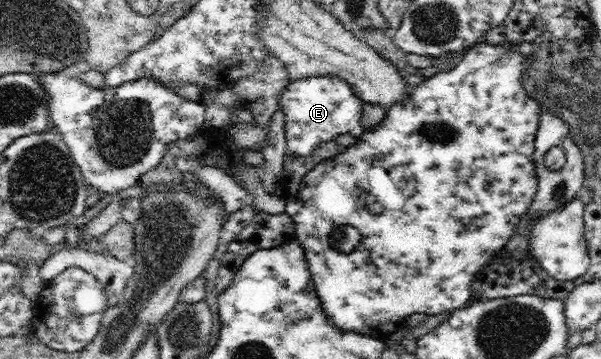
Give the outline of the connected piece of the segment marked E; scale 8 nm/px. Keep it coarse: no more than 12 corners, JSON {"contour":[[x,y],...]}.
{"contour":[[339,76],[290,80],[288,151],[360,131],[362,99]]}

